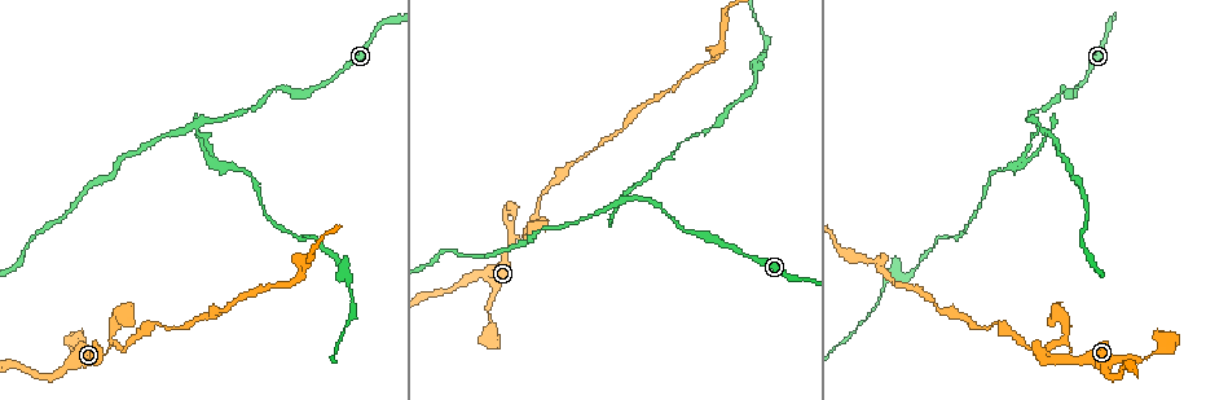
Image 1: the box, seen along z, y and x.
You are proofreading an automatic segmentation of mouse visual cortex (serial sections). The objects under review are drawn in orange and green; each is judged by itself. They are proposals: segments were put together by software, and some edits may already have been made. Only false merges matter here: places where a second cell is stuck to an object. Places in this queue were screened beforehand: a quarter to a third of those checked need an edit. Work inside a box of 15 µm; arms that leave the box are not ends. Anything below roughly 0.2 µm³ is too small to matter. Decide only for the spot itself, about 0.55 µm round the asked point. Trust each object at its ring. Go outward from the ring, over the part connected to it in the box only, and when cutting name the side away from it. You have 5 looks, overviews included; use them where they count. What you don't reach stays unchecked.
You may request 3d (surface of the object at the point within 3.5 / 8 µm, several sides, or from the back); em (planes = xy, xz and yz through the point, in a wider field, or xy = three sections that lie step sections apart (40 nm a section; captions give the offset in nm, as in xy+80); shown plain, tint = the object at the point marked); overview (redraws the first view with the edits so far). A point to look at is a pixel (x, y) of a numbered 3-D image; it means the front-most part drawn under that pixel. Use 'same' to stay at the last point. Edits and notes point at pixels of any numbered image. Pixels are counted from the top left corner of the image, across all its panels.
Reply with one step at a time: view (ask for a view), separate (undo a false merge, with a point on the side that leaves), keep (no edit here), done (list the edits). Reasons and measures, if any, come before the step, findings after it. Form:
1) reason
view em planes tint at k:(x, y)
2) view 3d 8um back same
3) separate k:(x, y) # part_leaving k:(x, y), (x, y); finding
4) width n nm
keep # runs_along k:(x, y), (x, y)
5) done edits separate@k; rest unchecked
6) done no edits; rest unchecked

sharp bend
view 3d 3.5um at 1:(510, 239)

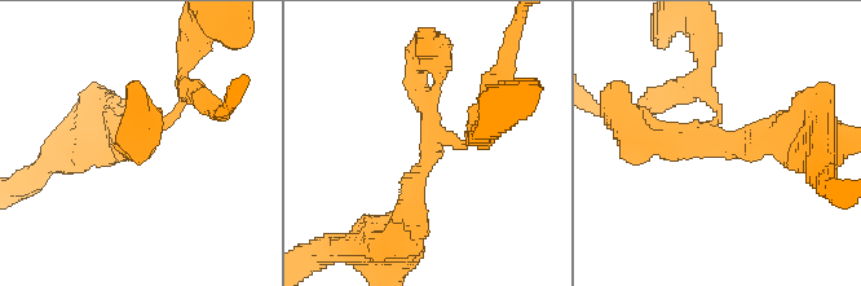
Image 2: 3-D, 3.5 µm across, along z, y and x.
need the tissue
view em xy step 1 tint at 2:(431, 143)

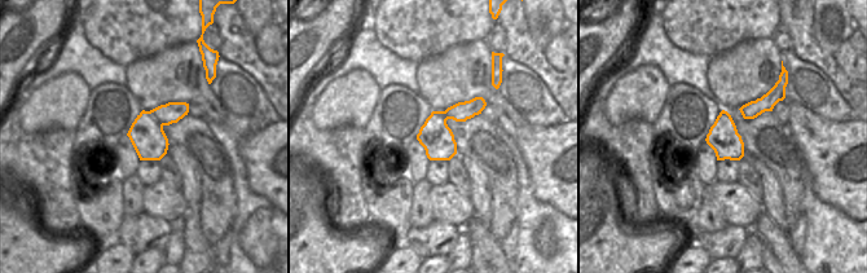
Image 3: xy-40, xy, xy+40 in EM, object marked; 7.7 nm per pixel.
keep # runs_along 2:(411, 214), (431, 139), (467, 145), (475, 122); continuous, no second cell

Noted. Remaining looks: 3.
three arms meet
view 3d 3.5um at 1:(1037, 125)

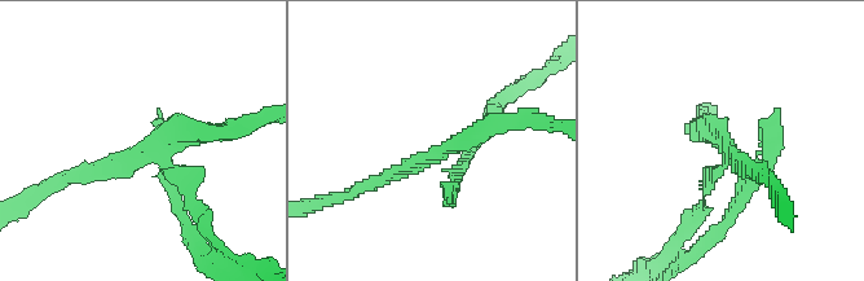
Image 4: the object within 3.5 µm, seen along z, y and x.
arms 3; arm_widths 100, 200, 200 nm; need the tissue
view em xy step 3 tint at 4:(723, 146)

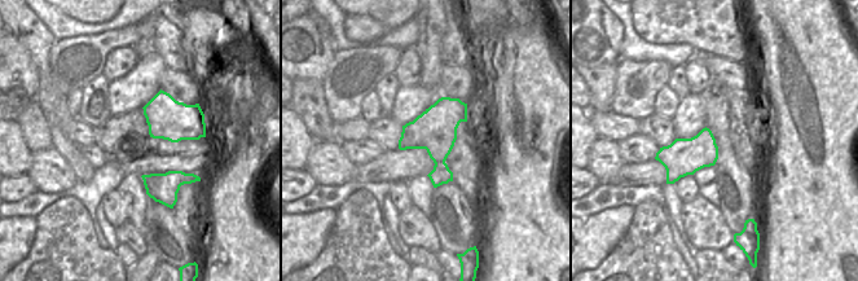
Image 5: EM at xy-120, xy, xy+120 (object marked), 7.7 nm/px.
separate 4:(188, 197) # a second cell is stuck on

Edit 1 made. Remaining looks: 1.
done edits separate@4; rest unchecked

